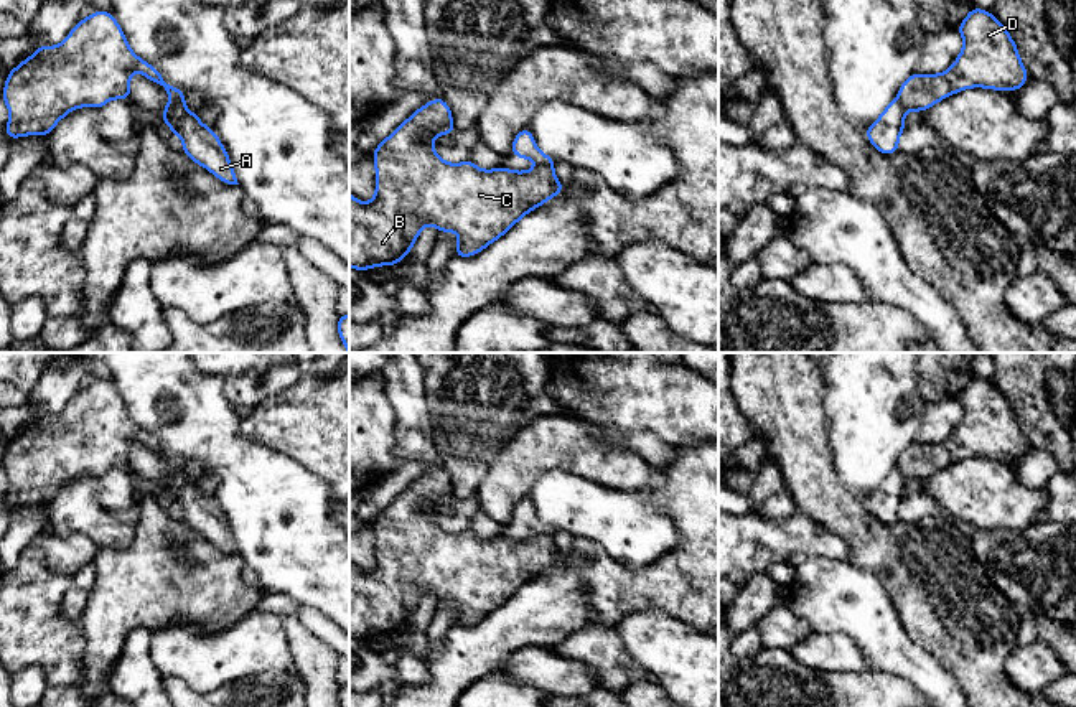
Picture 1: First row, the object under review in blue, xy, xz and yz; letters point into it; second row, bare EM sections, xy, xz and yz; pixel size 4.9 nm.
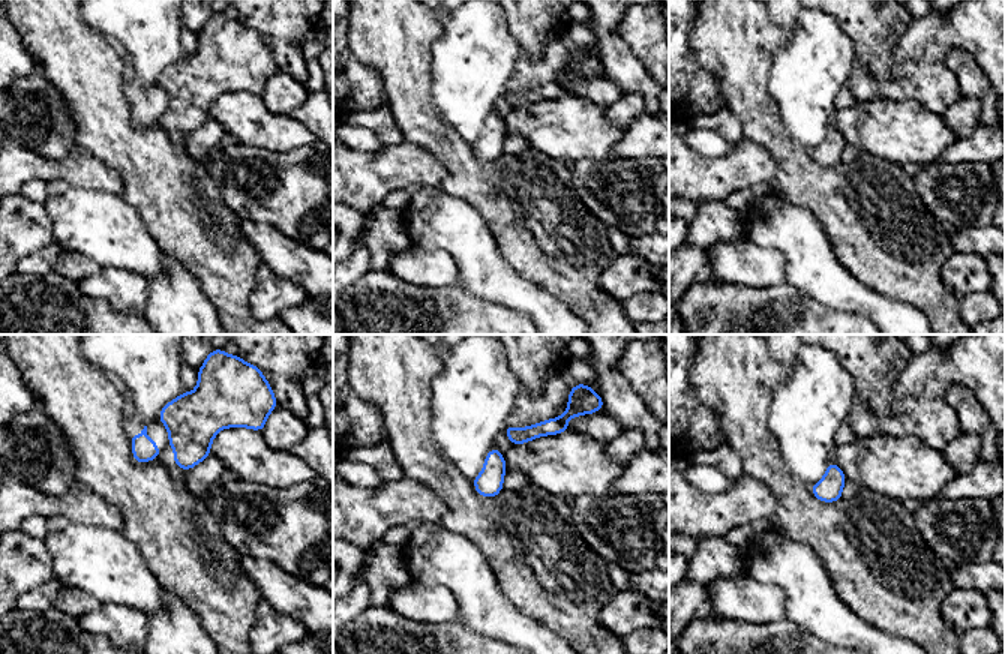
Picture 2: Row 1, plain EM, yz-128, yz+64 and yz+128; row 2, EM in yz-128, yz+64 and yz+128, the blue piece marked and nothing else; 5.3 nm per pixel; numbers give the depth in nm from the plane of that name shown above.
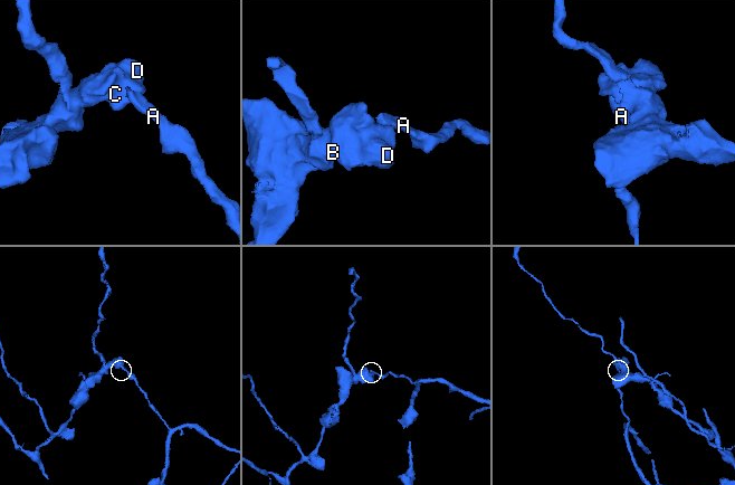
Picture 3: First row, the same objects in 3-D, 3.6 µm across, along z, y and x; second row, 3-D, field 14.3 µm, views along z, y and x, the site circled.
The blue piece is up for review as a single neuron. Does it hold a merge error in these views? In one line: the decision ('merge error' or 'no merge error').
merge error

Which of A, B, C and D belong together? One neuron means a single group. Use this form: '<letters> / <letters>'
A / B C D

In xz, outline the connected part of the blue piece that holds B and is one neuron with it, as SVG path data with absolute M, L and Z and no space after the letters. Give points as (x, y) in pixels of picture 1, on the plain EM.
M437 466L417 478L372 521L376 536L376 564L364 574L349 562L349 636L369 639L379 634L397 634L407 626L425 595L435 593L438 602L453 600L458 603L455 626L471 626L480 623L491 611L504 605L519 588L539 577L550 567L562 562L560 552L552 536L540 534L529 541L514 541L504 536L480 539L473 529L463 532L443 531L432 509L437 504L450 504L455 499L448 473Z

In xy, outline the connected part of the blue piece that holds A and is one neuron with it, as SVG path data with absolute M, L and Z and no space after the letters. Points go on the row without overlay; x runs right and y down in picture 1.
M185 471L166 473L163 476L161 493L171 496L171 504L181 506L181 521L194 532L204 536L227 554L239 554L229 531L229 522L222 516L219 506L206 496L194 481L188 480Z

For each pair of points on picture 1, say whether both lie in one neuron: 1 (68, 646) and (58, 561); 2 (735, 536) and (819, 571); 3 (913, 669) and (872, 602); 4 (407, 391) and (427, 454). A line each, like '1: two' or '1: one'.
1: two
2: two
3: one
4: one

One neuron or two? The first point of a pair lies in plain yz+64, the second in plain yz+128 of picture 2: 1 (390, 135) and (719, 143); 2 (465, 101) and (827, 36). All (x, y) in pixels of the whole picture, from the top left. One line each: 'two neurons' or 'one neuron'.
1: two neurons
2: one neuron

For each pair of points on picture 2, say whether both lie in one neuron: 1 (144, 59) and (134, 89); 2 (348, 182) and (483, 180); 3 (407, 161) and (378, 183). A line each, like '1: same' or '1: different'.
1: different
2: different
3: same

